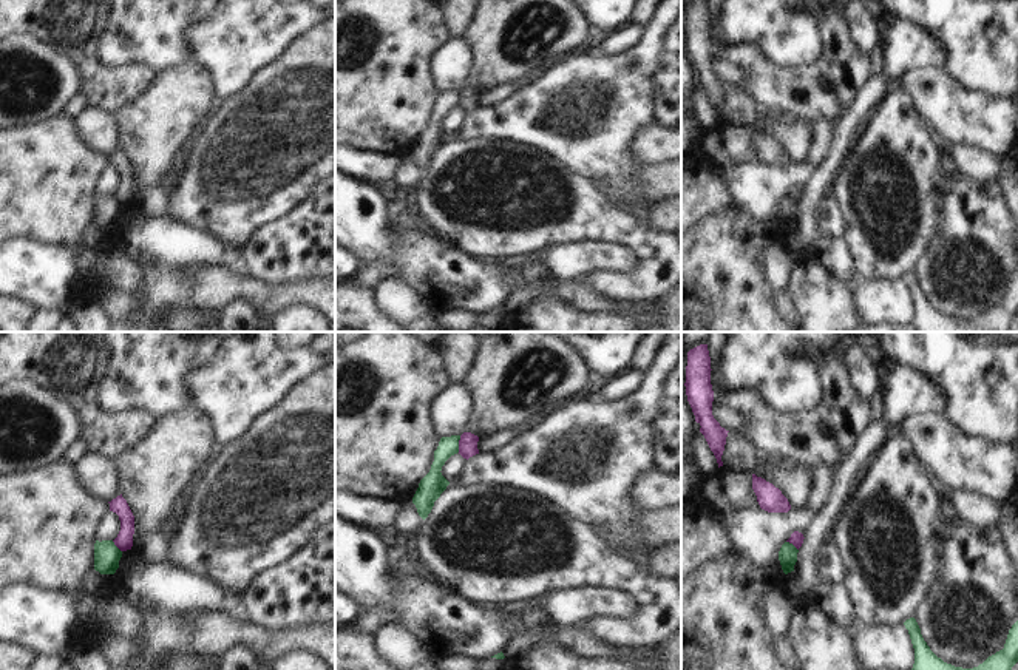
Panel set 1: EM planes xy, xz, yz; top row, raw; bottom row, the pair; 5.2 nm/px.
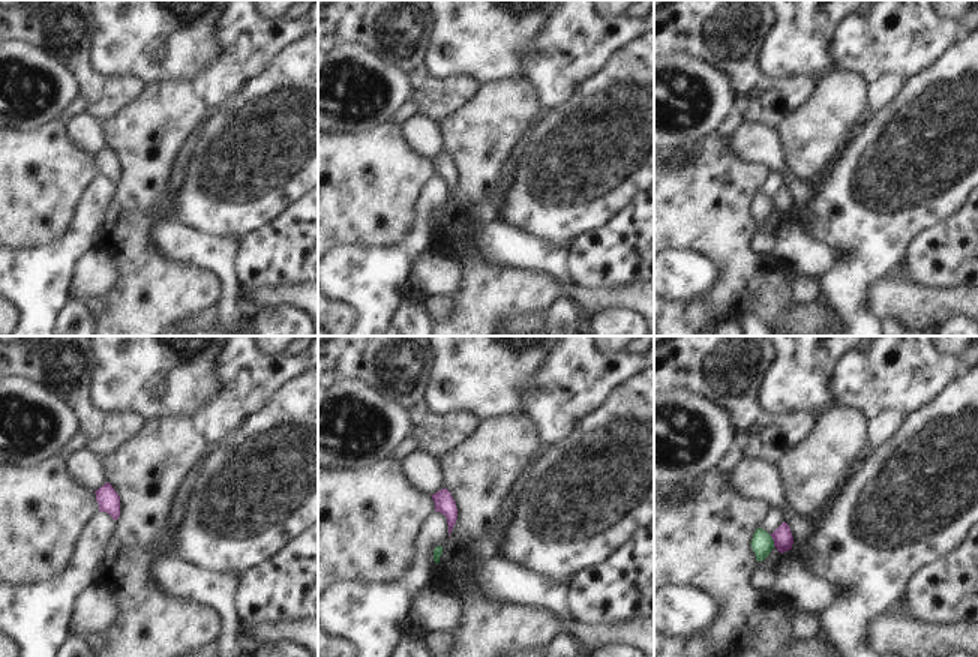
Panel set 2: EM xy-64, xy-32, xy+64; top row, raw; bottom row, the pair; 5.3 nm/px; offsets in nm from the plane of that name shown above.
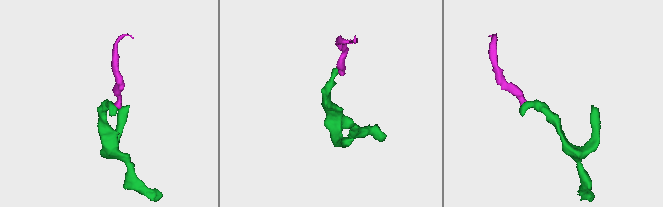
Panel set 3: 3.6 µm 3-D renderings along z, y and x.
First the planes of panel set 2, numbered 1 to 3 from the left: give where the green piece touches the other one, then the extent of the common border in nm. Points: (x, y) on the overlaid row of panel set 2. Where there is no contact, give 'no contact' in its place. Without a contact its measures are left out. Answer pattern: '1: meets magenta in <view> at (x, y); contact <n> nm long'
1: no contact
2: no contact
3: meets magenta in xy+64 at (773, 539); contact 60 nm long

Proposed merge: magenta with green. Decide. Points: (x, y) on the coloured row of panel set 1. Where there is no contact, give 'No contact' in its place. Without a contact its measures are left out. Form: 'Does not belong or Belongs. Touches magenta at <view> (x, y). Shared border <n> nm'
Does not belong. Touches magenta at xz (459, 443). Shared border 90 nm.

